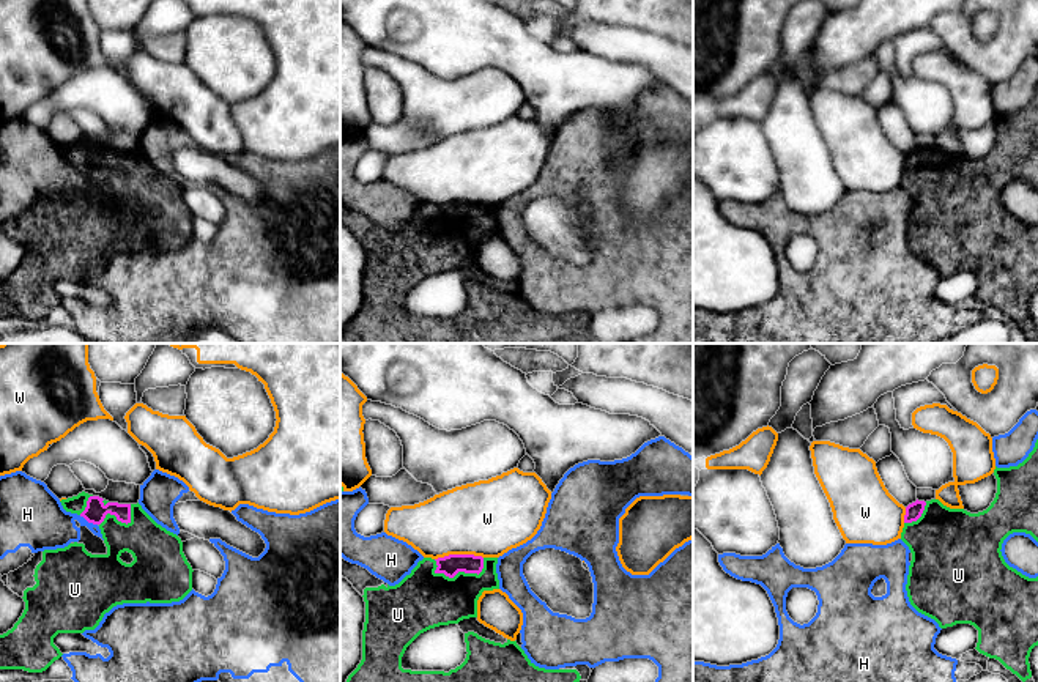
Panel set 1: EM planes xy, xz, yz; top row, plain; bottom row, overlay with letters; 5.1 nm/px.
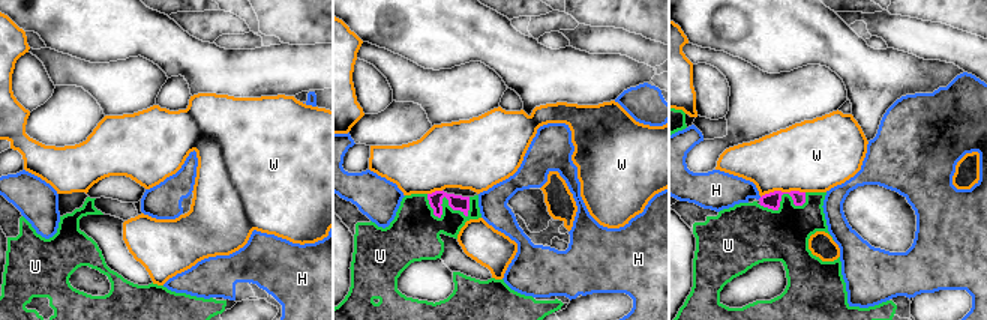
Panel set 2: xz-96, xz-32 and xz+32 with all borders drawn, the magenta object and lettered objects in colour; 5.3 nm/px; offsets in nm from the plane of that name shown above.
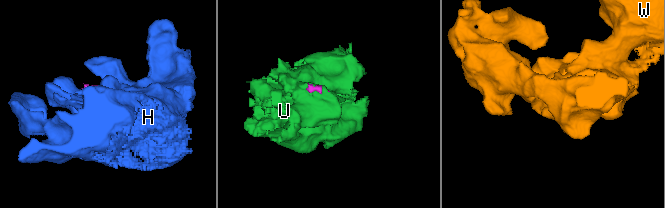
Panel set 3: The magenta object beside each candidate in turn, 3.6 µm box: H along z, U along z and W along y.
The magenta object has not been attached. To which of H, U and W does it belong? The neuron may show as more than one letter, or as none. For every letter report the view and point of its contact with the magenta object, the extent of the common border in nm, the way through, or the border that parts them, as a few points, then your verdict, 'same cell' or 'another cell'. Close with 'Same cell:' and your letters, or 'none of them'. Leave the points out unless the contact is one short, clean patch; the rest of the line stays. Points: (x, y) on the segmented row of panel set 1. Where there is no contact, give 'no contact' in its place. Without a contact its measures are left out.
H: xy (88, 522) | 110 nm | another cell
U: xz (463, 570) | 280 nm | across xz (452, 564), (463, 570), (424, 599) | same cell
W: xz (459, 555) | 240 nm | along xz (482, 556), (444, 555), (435, 559) | another cell
Same cell: U

